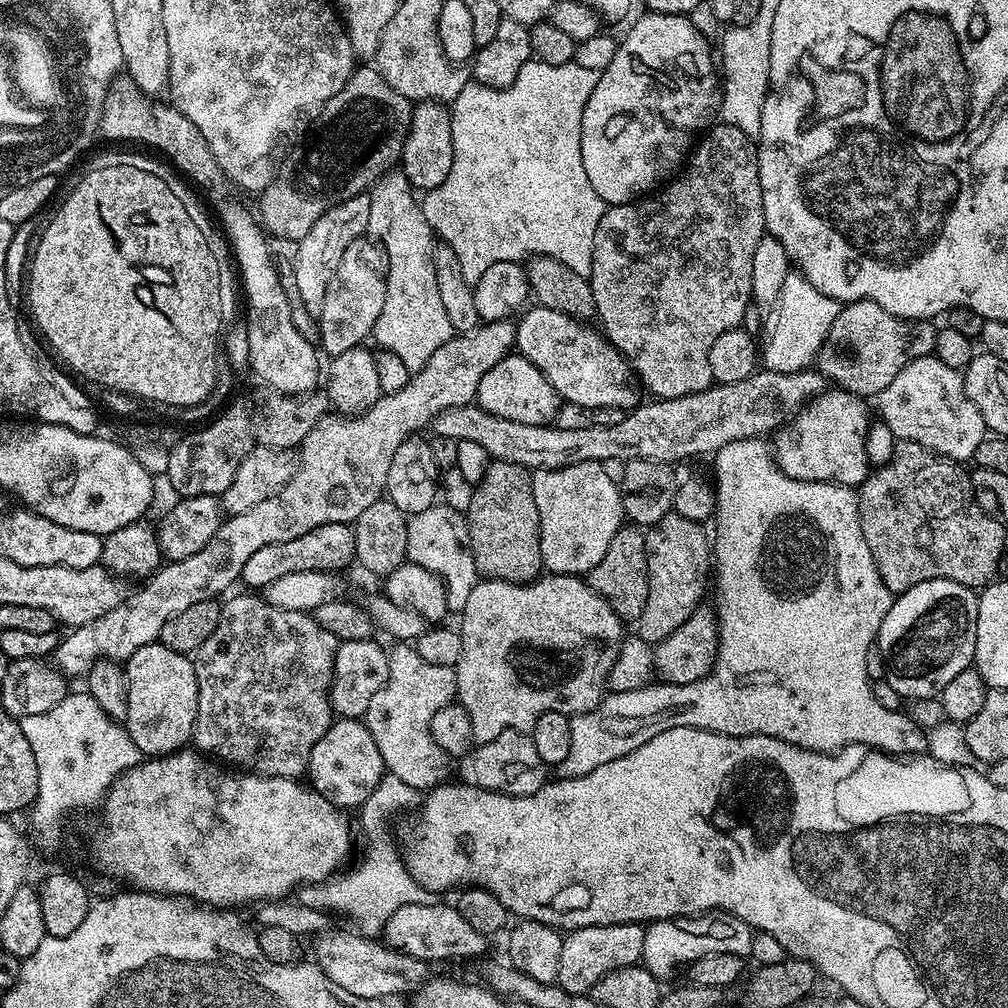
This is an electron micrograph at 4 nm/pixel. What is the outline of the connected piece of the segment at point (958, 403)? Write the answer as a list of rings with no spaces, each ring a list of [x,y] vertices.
[[[935,354],[918,358],[898,370],[894,382],[880,392],[878,403],[879,419],[890,426],[897,440],[918,442],[918,446],[948,460],[971,461],[986,438],[984,419],[978,406],[974,406],[966,394],[963,375],[946,366]]]

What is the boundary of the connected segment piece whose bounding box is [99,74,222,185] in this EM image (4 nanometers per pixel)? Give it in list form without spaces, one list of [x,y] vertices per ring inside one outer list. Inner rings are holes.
[[[128,75],[117,76],[106,94],[99,135],[108,140],[137,140],[140,144],[157,148],[161,152],[159,155],[169,156],[175,171],[187,177],[193,185],[216,184],[222,180],[220,166],[210,146],[206,146],[202,130],[198,130],[198,126],[194,126],[194,122],[190,122],[190,118],[186,118],[171,103],[160,102],[141,90]]]

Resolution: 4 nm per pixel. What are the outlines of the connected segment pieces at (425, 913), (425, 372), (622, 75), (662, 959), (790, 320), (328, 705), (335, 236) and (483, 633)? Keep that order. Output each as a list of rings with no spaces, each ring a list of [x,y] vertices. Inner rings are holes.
[[[443,902],[423,904],[422,906],[402,906],[402,910],[394,910],[390,922],[386,922],[382,940],[389,948],[397,948],[399,952],[405,952],[408,956],[429,962],[435,962],[435,960],[468,960],[471,956],[478,956],[486,951],[488,944],[490,944],[489,937],[483,936],[478,930],[474,930],[474,926],[470,926],[470,922],[466,922],[466,918],[462,918],[462,914],[458,914],[455,906],[451,903],[443,904]]]
[[[493,318],[481,323],[473,332],[453,335],[452,339],[446,342],[446,346],[440,346],[434,352],[430,362],[426,362],[426,366],[420,372],[411,373],[406,386],[396,393],[380,395],[378,402],[374,402],[374,406],[370,406],[359,416],[347,417],[343,414],[324,416],[316,423],[314,430],[306,434],[306,438],[300,444],[296,472],[290,478],[290,482],[282,486],[277,496],[266,498],[266,502],[258,502],[258,506],[250,506],[250,510],[242,514],[228,516],[221,523],[218,534],[214,534],[214,538],[210,538],[210,542],[206,542],[206,546],[202,546],[198,554],[190,554],[190,558],[185,560],[165,563],[141,583],[144,585],[133,596],[132,593],[125,595],[124,601],[114,606],[114,610],[106,610],[102,618],[94,618],[94,622],[71,629],[67,633],[69,636],[65,635],[60,645],[56,647],[55,667],[65,677],[84,678],[98,660],[127,662],[134,654],[134,650],[159,641],[162,626],[166,626],[166,622],[170,622],[172,616],[182,614],[182,610],[187,610],[194,602],[206,602],[223,597],[229,591],[227,588],[240,580],[242,566],[246,566],[246,561],[258,550],[262,550],[262,546],[270,546],[270,542],[290,542],[290,538],[302,538],[302,534],[310,534],[310,530],[318,526],[352,524],[358,518],[358,514],[362,514],[362,510],[374,506],[374,502],[378,502],[385,495],[390,462],[394,458],[394,453],[398,451],[398,446],[402,446],[402,442],[409,436],[419,433],[421,431],[419,428],[427,429],[432,420],[438,418],[438,414],[456,406],[473,403],[478,382],[482,382],[480,372],[487,374],[489,370],[494,370],[494,366],[498,366],[498,362],[506,359],[515,347],[515,323],[511,319],[508,321]]]
[[[645,11],[643,15],[633,22],[632,29],[625,34],[624,40],[622,36],[614,54],[614,62],[610,62],[607,70],[600,73],[598,86],[594,86],[594,94],[590,94],[590,102],[586,102],[586,110],[582,110],[582,166],[586,166],[586,178],[590,178],[590,186],[594,186],[596,193],[608,206],[631,204],[633,200],[643,197],[645,194],[659,189],[665,182],[671,181],[681,171],[682,165],[697,139],[696,132],[703,133],[717,119],[720,111],[722,84],[718,79],[717,65],[714,63],[714,52],[713,49],[712,52],[708,49],[703,34],[688,21],[691,19],[687,15],[671,16],[650,11]]]
[[[713,910],[699,916],[685,916],[675,920],[653,920],[644,929],[644,941],[642,942],[642,964],[650,970],[657,978],[665,978],[671,974],[675,968],[683,969],[685,966],[693,964],[698,958],[706,954],[718,954],[719,952],[729,952],[747,957],[751,950],[751,940],[754,930],[742,918],[731,916],[729,912]]]
[[[789,274],[786,282],[782,282],[780,303],[776,306],[775,317],[770,324],[772,329],[769,330],[768,337],[762,340],[763,347],[764,344],[768,347],[768,356],[772,359],[771,371],[803,372],[811,369],[816,363],[816,355],[819,354],[820,347],[824,345],[826,334],[830,334],[830,326],[834,326],[834,318],[838,318],[841,307],[841,301],[814,290],[814,286],[810,286],[806,277],[799,274]]]
[[[229,595],[220,604],[218,627],[214,629],[214,634],[210,634],[210,638],[206,638],[206,642],[202,642],[202,646],[194,654],[196,681],[198,682],[198,710],[196,711],[196,725],[192,731],[191,743],[201,753],[211,754],[217,761],[228,766],[235,766],[240,770],[247,770],[262,776],[300,778],[307,773],[308,759],[318,742],[318,738],[322,738],[322,734],[326,734],[326,730],[334,722],[330,689],[332,686],[332,667],[334,666],[338,641],[334,638],[334,634],[330,634],[330,630],[326,630],[316,621],[315,615],[307,612],[279,609],[278,606],[272,606],[270,602],[259,595],[248,595],[252,596]]]
[[[370,195],[355,196],[326,209],[322,218],[318,218],[314,226],[310,226],[310,234],[306,234],[306,238],[302,238],[295,245],[296,292],[312,318],[319,317],[326,290],[330,286],[330,278],[334,278],[338,266],[342,263],[342,254],[346,254],[346,248],[352,242],[361,239],[368,232],[369,222]]]
[[[544,574],[530,584],[481,579],[474,586],[474,590],[470,590],[470,598],[466,598],[466,606],[462,609],[462,616],[464,616],[464,621],[458,624],[458,631],[462,638],[462,658],[458,658],[455,667],[456,700],[466,710],[466,714],[470,714],[470,722],[474,725],[476,744],[494,742],[494,738],[498,738],[498,734],[503,732],[531,733],[534,722],[538,722],[538,718],[542,718],[542,714],[547,712],[560,712],[569,718],[582,712],[593,712],[606,695],[608,675],[626,639],[625,621],[621,620],[614,609],[588,585],[587,579],[579,576]]]

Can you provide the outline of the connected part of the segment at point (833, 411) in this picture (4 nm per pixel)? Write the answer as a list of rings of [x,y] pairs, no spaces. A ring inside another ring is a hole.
[[[825,390],[809,400],[793,419],[774,433],[774,459],[778,467],[795,480],[831,482],[851,489],[863,484],[870,471],[866,454],[868,404],[865,397],[843,390]]]

